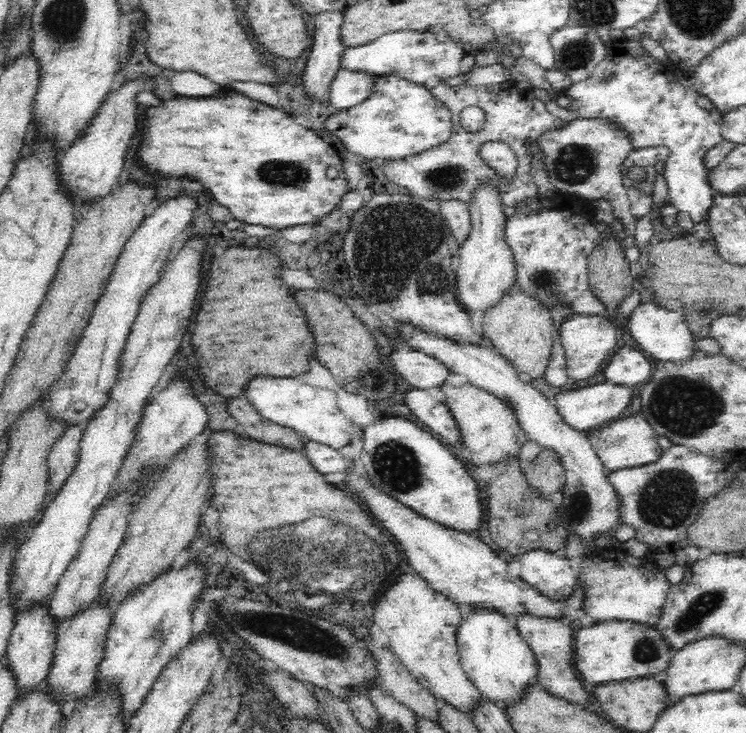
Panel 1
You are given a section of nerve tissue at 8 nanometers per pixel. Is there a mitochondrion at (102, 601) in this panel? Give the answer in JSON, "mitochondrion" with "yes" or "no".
{"mitochondrion":"no"}

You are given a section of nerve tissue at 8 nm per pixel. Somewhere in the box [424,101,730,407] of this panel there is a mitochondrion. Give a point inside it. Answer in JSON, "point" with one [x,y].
{"point":[574,164]}

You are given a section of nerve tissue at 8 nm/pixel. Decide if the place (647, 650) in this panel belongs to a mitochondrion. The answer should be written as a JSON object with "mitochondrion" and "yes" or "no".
{"mitochondrion":"yes"}

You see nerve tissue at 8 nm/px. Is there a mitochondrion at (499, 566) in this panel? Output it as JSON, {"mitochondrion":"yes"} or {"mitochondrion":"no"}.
{"mitochondrion":"no"}

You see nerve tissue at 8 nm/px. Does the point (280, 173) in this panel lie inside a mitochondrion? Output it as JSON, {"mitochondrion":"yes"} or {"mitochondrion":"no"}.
{"mitochondrion":"yes"}

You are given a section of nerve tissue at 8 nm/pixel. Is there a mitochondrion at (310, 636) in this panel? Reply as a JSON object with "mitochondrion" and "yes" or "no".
{"mitochondrion":"yes"}

